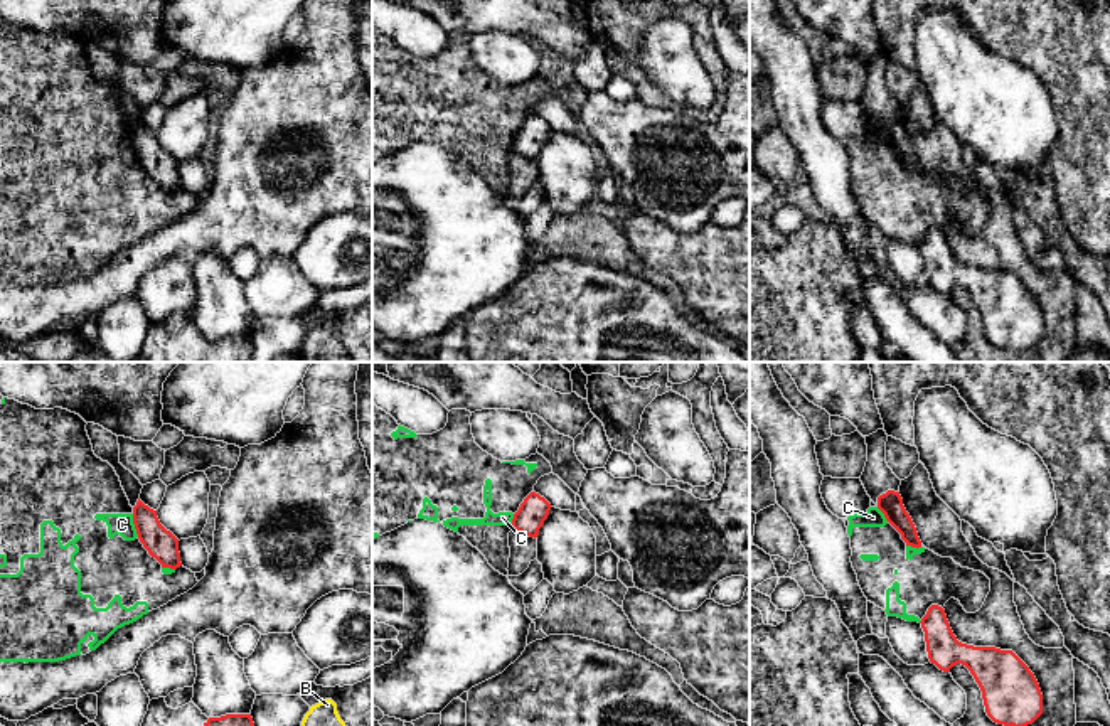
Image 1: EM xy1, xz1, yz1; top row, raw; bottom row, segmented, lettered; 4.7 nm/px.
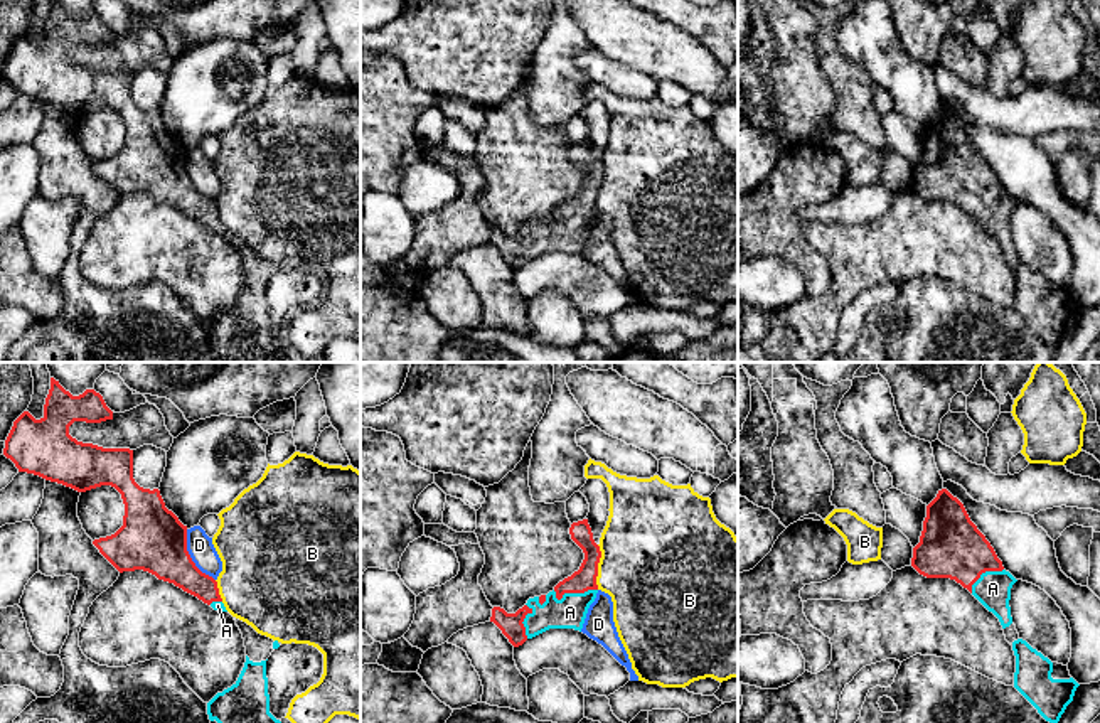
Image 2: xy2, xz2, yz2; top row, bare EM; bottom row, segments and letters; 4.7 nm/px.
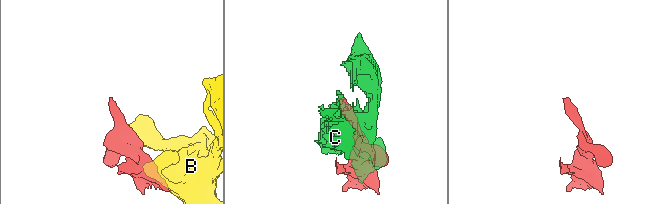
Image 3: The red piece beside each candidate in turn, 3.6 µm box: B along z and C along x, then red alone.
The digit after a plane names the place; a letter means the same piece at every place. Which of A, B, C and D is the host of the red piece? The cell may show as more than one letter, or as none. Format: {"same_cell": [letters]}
{"same_cell": ["A"]}

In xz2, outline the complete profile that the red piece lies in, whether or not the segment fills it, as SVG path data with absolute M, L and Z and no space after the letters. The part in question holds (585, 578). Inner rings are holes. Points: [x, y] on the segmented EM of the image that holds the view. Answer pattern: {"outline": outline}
{"outline": "M588 519L573 522L571 539L583 549L585 560L578 571L559 581L547 595L529 598L515 613L492 608L494 622L514 647L522 645L549 629L583 629L590 605L598 593L596 576L601 558Z"}

